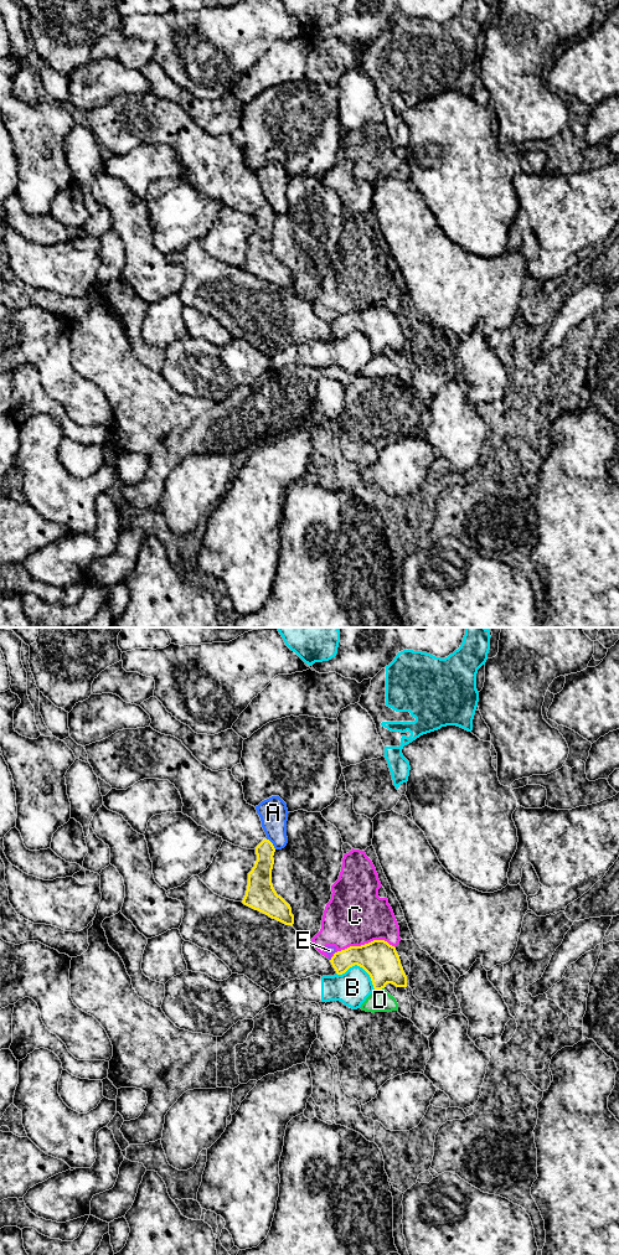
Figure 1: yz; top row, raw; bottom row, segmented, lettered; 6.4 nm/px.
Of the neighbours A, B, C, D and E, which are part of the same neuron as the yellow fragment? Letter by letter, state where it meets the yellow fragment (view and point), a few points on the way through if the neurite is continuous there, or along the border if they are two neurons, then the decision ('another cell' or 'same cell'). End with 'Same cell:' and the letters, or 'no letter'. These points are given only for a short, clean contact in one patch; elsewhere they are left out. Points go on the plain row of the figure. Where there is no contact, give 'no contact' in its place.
A: yz (272, 208) | another cell
B: yz (360, 331) | another cell
C: yz (365, 309) | another cell
D: yz (378, 354) | along yz (383, 352), (375, 355) | another cell
E: yz (331, 324) | another cell
Same cell: no letter

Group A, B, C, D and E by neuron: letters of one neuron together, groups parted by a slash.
A / B / C E / D

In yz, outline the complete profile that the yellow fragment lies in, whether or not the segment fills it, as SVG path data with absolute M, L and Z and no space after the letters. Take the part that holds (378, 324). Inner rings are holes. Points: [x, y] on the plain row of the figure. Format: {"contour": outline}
{"contour": "M385 305L337 316L330 327L337 340L345 339L355 330L362 332L370 340L375 355L382 355L387 348L407 352L407 341L396 313Z"}

